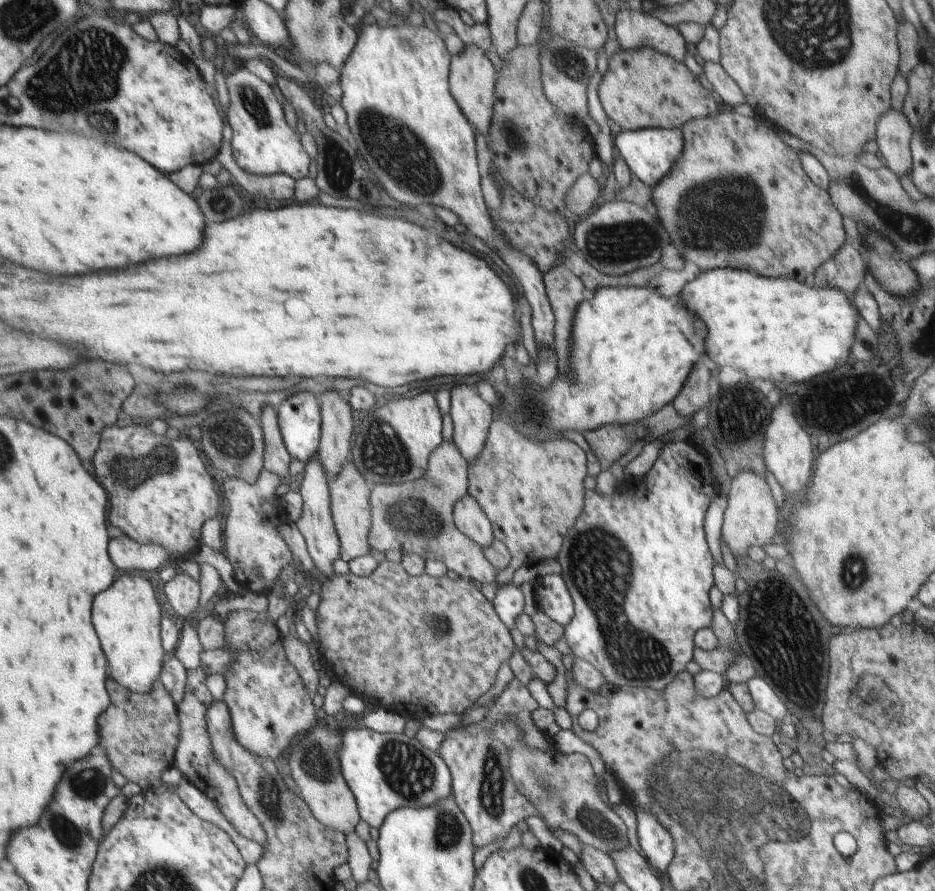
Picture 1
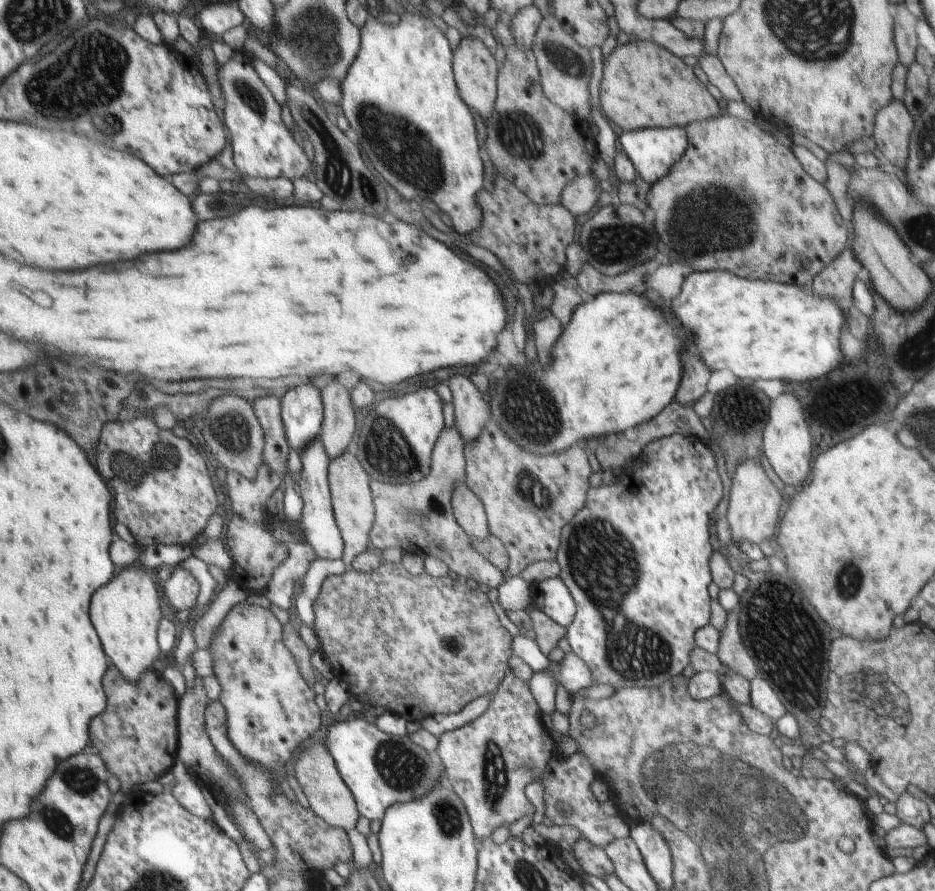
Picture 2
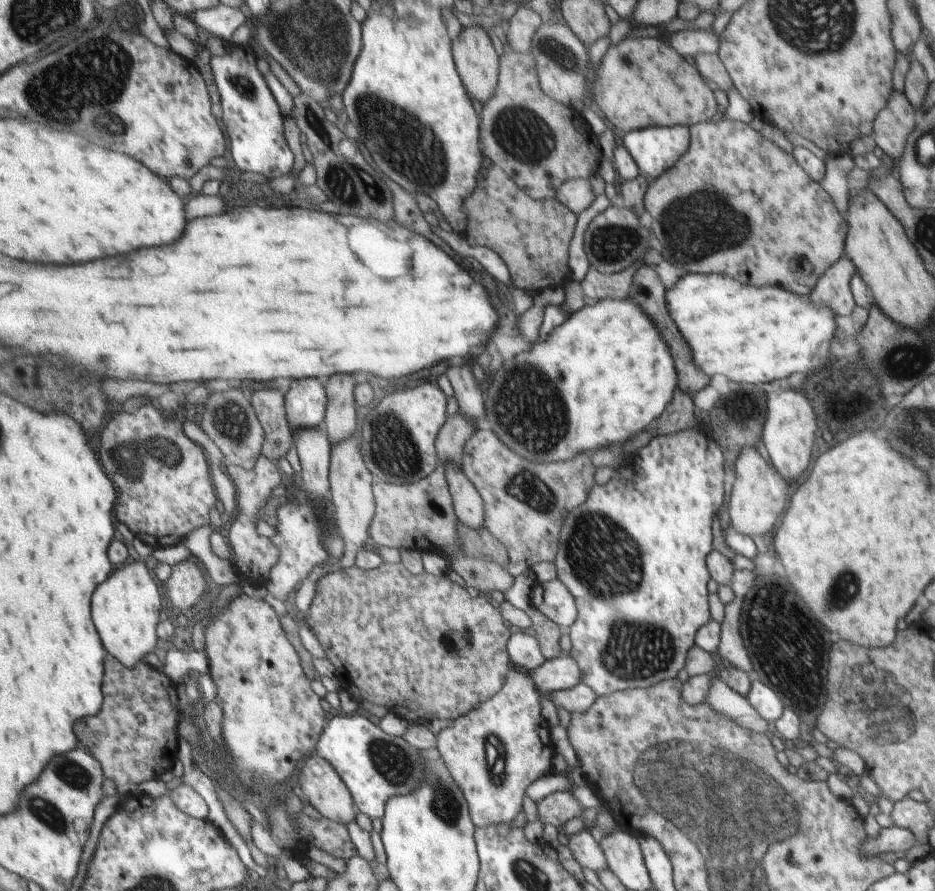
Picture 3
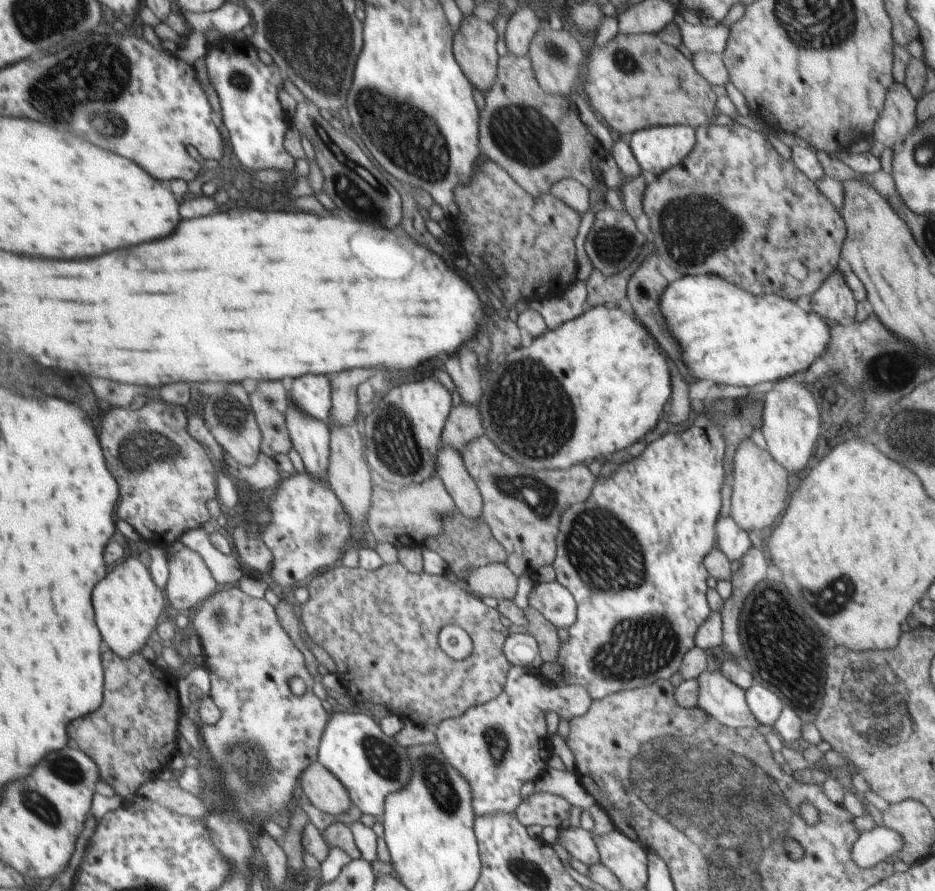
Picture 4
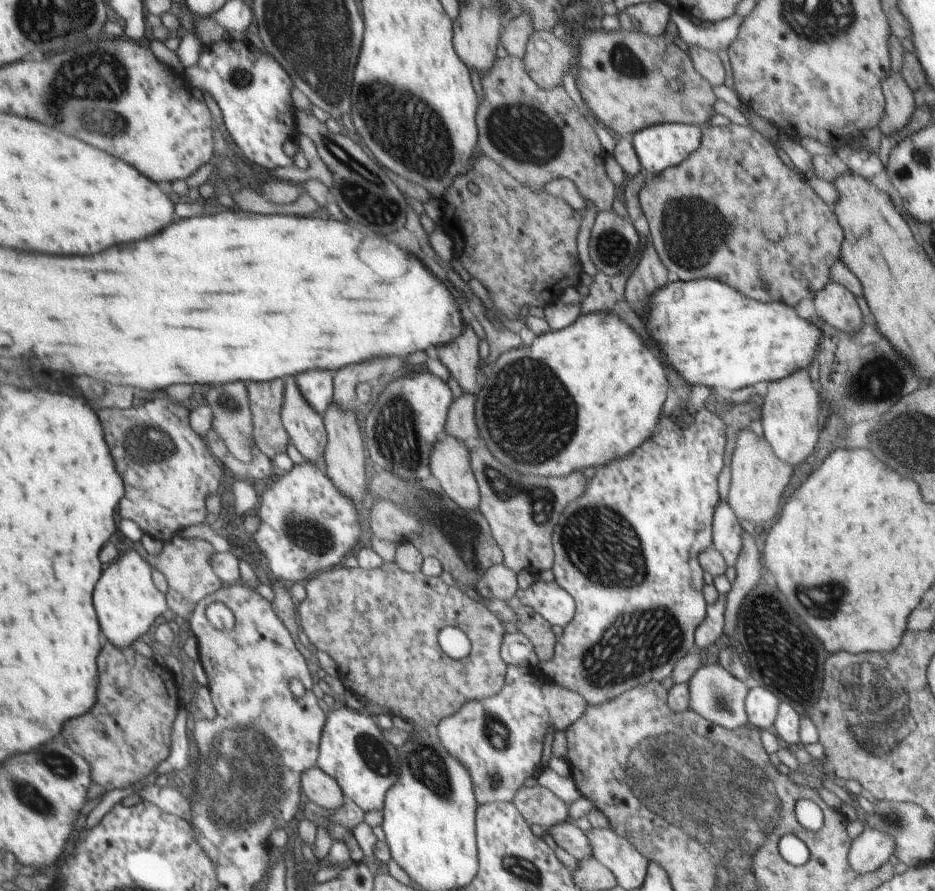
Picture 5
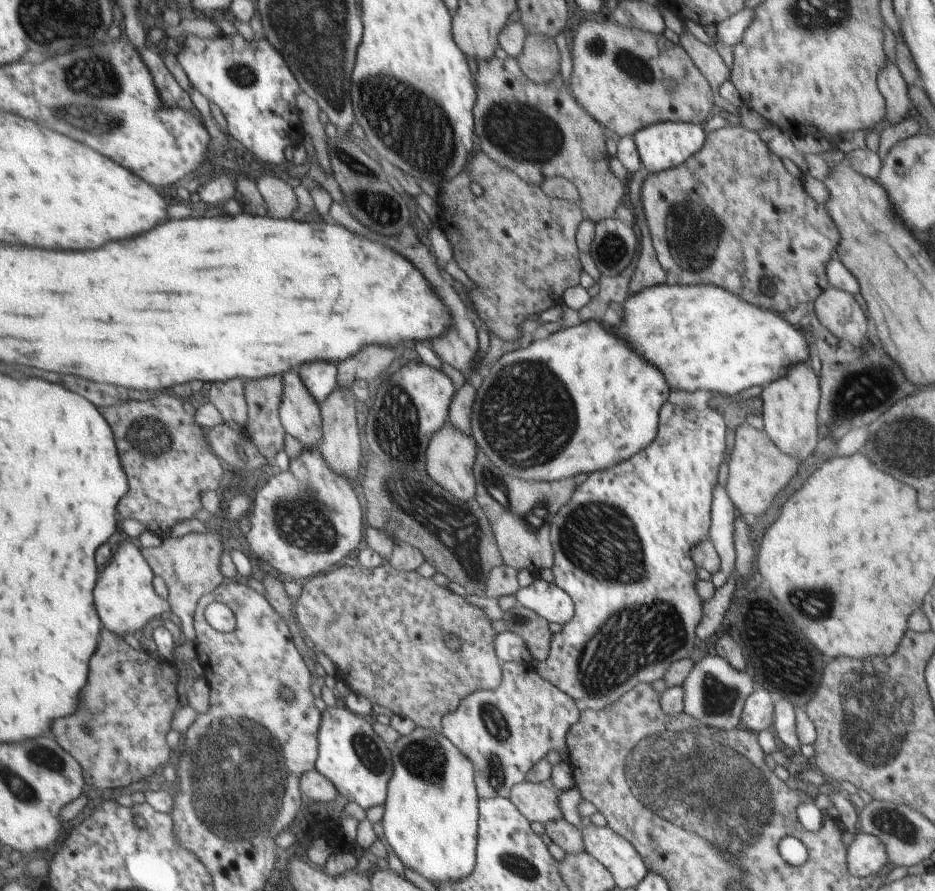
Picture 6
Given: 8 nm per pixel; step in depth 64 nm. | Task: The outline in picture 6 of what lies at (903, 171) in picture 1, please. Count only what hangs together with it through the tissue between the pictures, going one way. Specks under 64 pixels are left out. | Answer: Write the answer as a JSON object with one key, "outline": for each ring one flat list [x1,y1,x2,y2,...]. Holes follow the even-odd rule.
{"outline":[[885,61,884,67,880,68,876,77,881,96,885,99,885,112,889,125,901,121,900,118,912,107,907,97,906,84,898,68,891,61]]}

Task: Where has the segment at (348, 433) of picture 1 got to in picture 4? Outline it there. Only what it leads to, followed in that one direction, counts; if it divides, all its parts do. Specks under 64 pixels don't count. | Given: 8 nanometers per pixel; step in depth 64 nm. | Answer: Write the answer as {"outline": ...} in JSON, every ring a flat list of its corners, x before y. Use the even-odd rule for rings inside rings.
{"outline":[[353,368,347,372,339,372,335,378,331,376,333,408,329,426,331,421,337,421,342,425,353,422,358,407,355,386,367,380,371,374,373,370]]}

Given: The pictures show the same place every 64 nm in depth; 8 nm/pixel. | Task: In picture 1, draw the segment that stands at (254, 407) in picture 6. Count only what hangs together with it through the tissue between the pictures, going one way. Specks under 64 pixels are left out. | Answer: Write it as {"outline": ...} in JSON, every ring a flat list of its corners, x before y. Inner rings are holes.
{"outline":[[269,404,263,408,263,414,259,420,266,444,264,469,277,474,286,481,289,478,289,466,291,466,293,457,284,442,277,412,278,410]]}

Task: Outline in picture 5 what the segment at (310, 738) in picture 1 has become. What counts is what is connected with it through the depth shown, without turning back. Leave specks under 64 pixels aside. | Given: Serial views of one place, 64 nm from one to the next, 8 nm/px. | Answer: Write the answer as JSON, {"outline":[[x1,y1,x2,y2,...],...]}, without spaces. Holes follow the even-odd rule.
{"outline":[[319,767,309,769,302,776,302,792,306,802,312,801,323,808,335,810,343,806,340,784]]}

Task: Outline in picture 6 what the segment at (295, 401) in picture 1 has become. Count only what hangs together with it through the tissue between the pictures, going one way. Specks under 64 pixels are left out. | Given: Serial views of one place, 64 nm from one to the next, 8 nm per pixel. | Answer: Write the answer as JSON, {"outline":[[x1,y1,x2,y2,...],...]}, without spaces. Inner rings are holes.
{"outline":[[311,362,305,364,300,375,314,397,323,402,337,388,338,370,333,362]]}

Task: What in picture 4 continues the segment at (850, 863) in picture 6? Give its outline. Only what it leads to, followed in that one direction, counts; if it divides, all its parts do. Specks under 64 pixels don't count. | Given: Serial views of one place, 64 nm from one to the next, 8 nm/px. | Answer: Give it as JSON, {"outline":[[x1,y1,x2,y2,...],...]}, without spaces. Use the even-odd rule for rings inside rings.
{"outline":[[877,825,858,834,851,857,859,868,868,869,896,854,901,845,902,838,894,830]]}

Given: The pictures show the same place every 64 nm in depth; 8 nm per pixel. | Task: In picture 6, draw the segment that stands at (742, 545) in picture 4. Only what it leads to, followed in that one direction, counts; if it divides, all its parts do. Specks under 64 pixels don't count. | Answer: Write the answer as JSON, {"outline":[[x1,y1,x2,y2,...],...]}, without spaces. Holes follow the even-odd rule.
{"outline":[[719,483,714,484,713,500,711,500,711,526,708,528,707,538,720,558,718,571,710,573,710,581,715,589,723,586,733,573,735,518,733,505,727,496,726,488]]}

